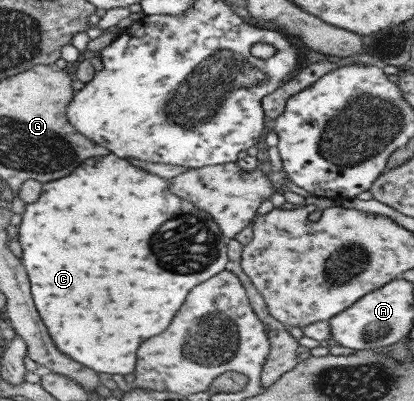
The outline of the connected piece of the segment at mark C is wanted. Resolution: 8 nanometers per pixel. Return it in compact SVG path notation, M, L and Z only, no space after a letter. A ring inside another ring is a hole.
M112 153L92 157L92 161L84 161L84 165L80 165L72 175L44 184L40 199L25 206L18 230L23 250L22 261L30 279L32 279L32 293L36 297L40 315L44 317L44 323L48 325L48 329L52 333L52 339L56 341L56 345L60 345L60 349L64 349L64 353L68 353L68 357L88 365L88 369L96 369L98 373L110 373L110 375L114 373L124 376L130 373L134 369L136 347L144 339L162 333L166 329L166 325L170 323L170 319L174 317L174 313L178 311L186 293L194 285L198 285L224 270L225 263L228 261L226 242L229 239L222 236L218 224L208 213L192 205L189 201L176 197L176 194L172 195L168 180L156 177L152 173L146 173L146 171L130 165L128 161L118 159Z

